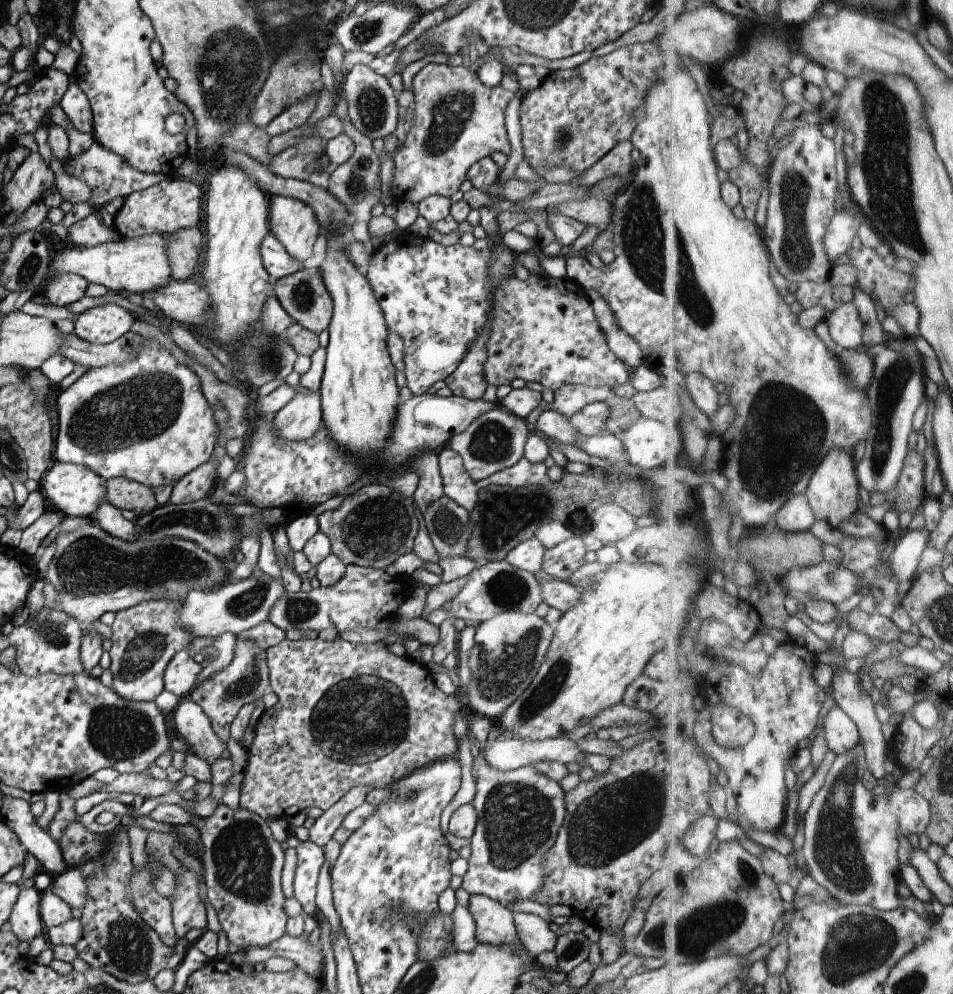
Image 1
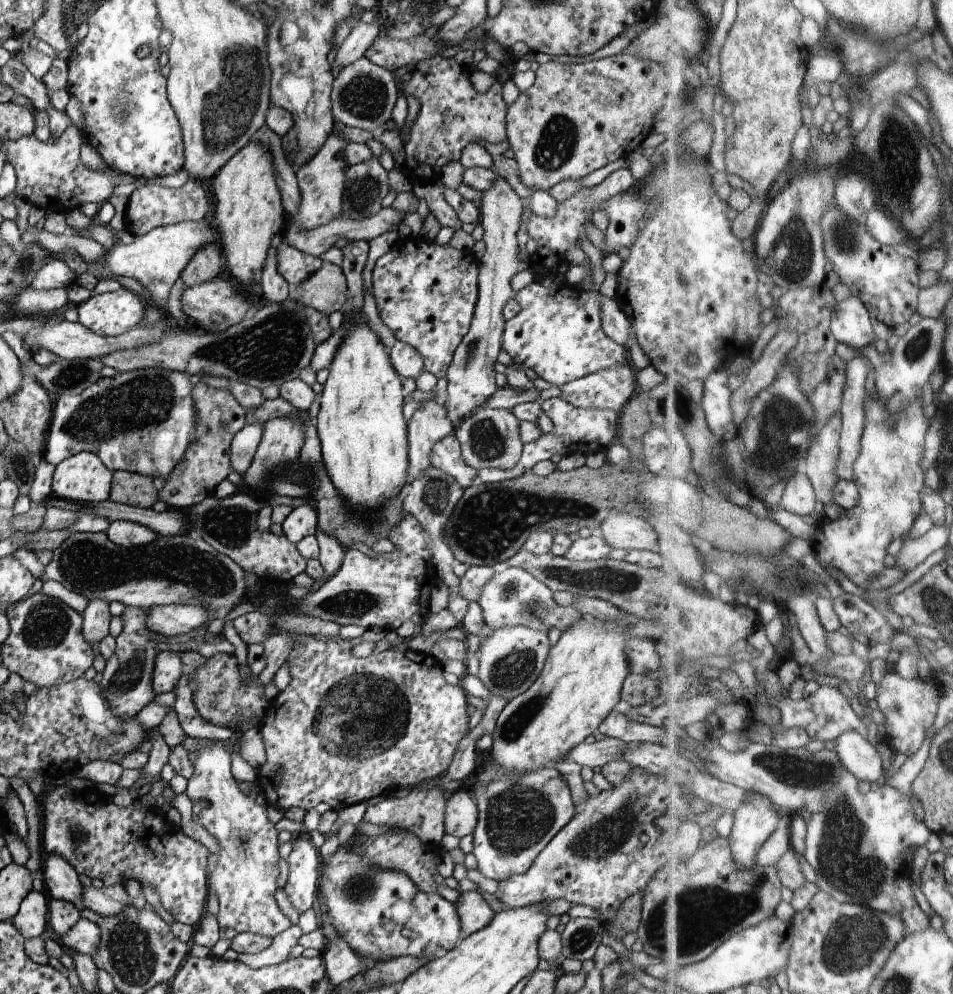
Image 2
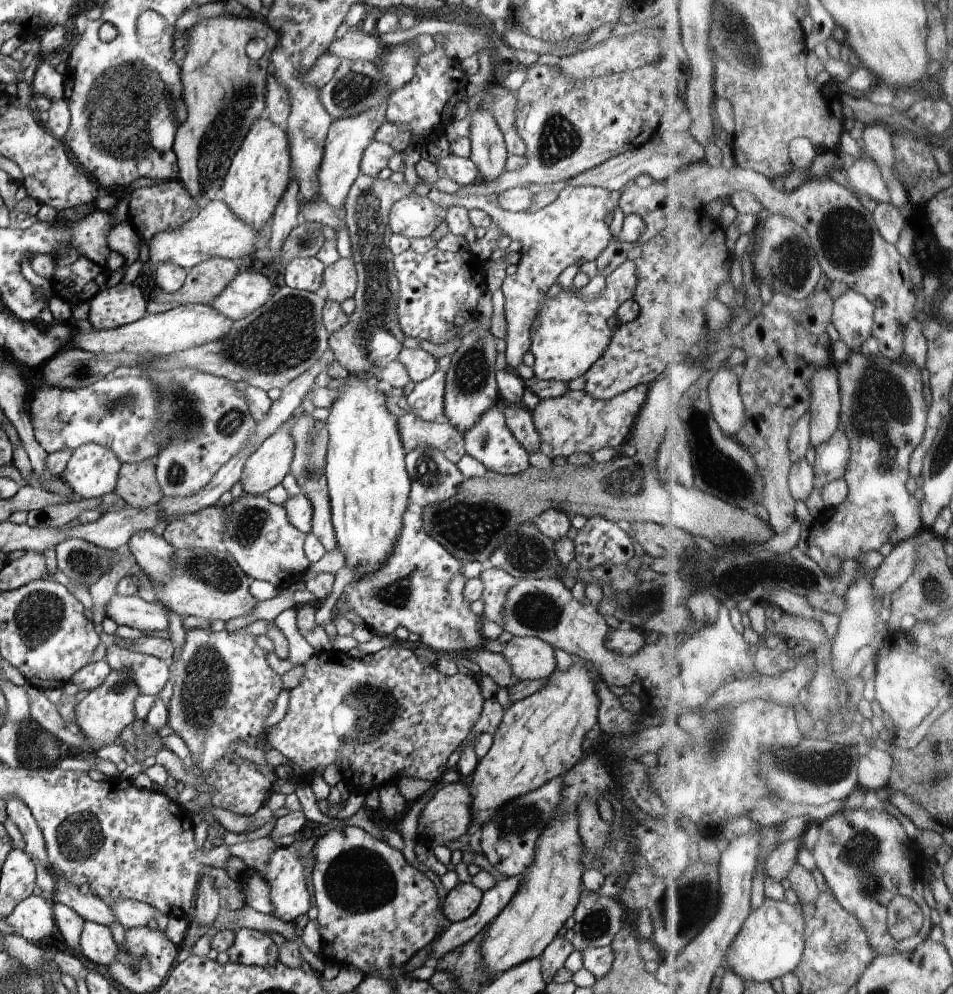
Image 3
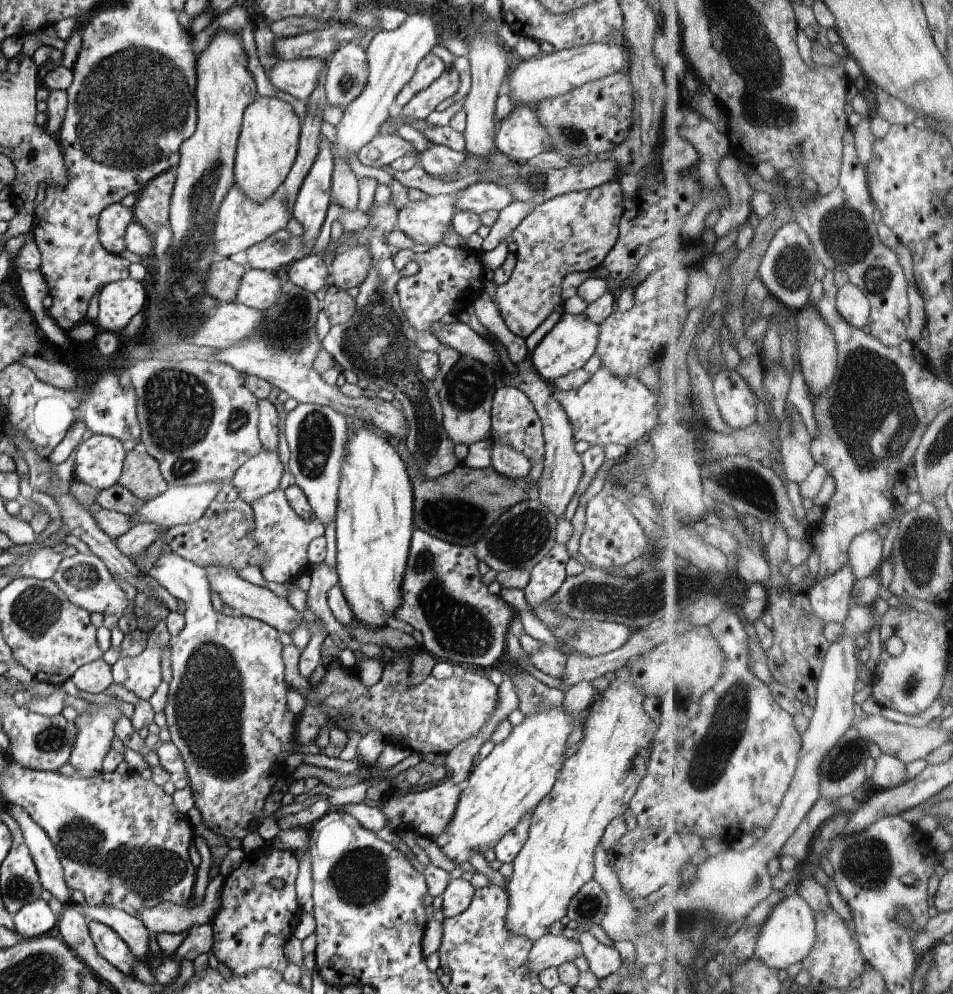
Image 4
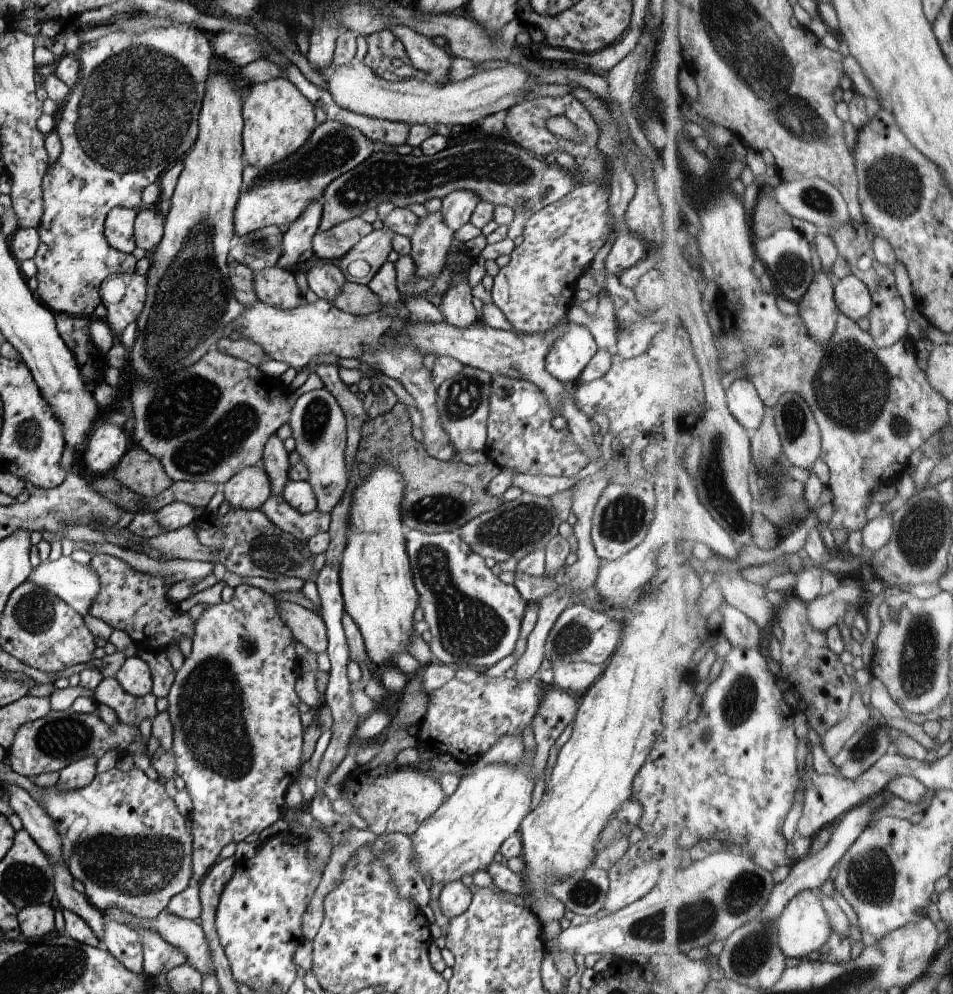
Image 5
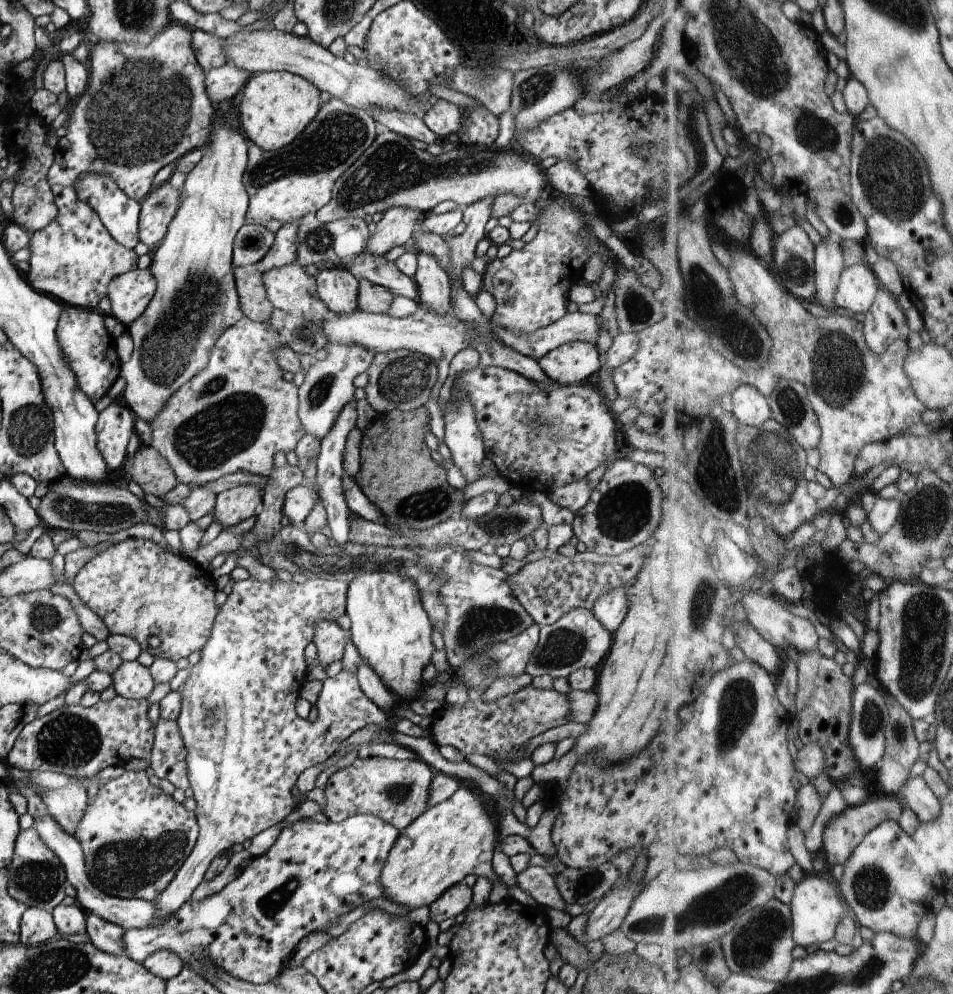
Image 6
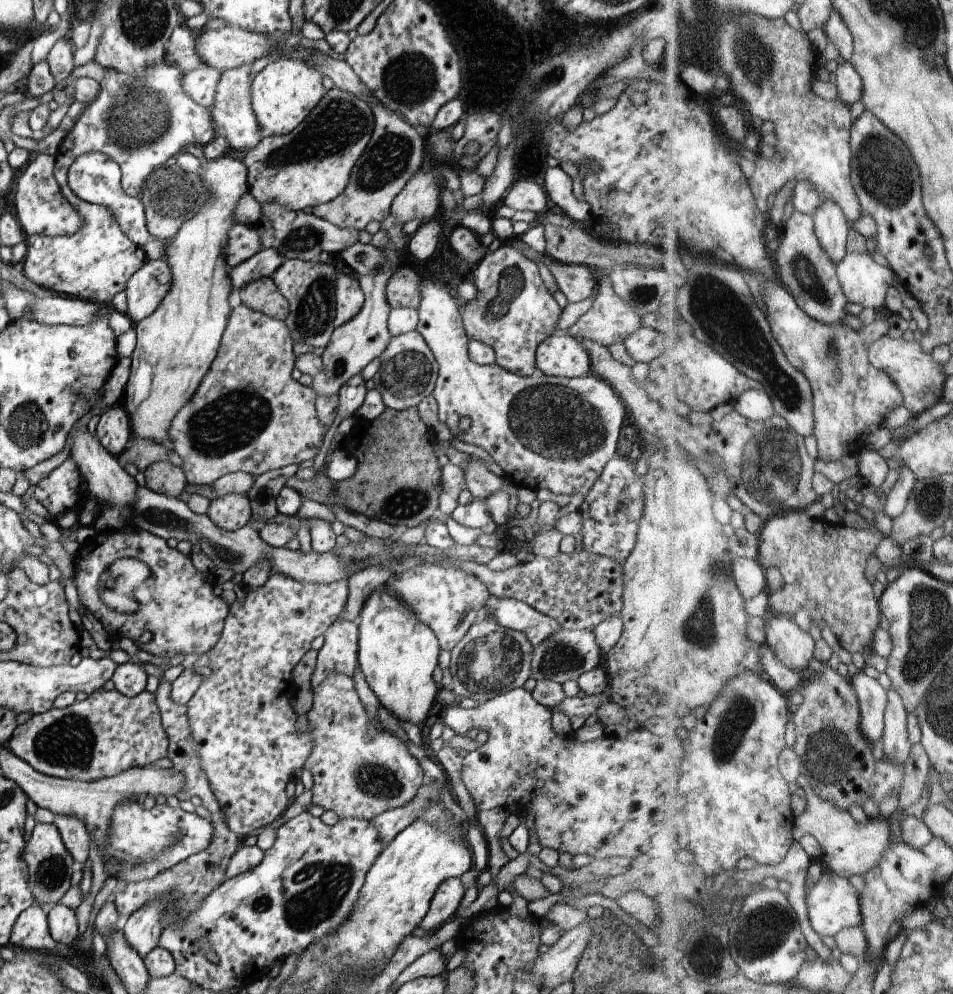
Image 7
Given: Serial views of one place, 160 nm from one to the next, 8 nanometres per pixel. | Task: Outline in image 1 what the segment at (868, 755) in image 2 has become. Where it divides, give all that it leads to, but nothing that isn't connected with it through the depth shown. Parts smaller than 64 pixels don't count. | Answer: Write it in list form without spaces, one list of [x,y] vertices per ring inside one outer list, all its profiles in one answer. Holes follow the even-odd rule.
[[[838,704],[828,713],[823,727],[831,750],[837,755],[852,752],[863,740],[858,722]]]

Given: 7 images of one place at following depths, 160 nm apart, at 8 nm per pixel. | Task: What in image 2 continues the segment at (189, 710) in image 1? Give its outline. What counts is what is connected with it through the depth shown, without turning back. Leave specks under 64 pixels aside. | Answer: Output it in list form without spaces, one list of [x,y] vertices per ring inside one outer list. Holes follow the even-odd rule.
[[[233,739],[230,741],[222,741],[222,740],[211,740],[209,744],[201,748],[200,750],[194,751],[198,752],[198,757],[194,762],[194,773],[190,779],[187,780],[187,788],[185,790],[186,794],[192,800],[192,802],[196,799],[204,799],[208,802],[208,805],[203,808],[199,813],[199,821],[204,828],[218,840],[218,844],[220,845],[220,854],[218,864],[216,864],[216,869],[210,874],[207,880],[209,882],[208,888],[210,888],[211,892],[214,891],[219,901],[219,912],[217,914],[217,921],[219,922],[219,935],[220,938],[227,938],[228,940],[232,940],[237,934],[240,933],[254,933],[263,937],[270,937],[273,939],[279,932],[286,930],[294,921],[289,915],[285,915],[282,913],[281,909],[276,904],[276,898],[274,897],[274,893],[276,892],[276,880],[278,878],[278,870],[276,868],[276,860],[280,857],[278,854],[278,834],[279,831],[274,827],[274,823],[268,820],[267,810],[264,810],[262,806],[259,806],[254,801],[254,798],[250,798],[248,795],[245,795],[239,789],[238,783],[236,783],[236,779],[231,771],[232,766],[232,758],[231,758],[231,750],[234,743],[236,743],[238,739]]]

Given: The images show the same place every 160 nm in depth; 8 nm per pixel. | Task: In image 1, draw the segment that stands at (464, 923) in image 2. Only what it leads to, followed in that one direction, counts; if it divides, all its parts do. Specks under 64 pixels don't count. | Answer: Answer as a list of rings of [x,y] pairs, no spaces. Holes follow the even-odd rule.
[[[474,894],[470,896],[468,907],[472,914],[477,943],[516,944],[518,950],[524,950],[514,924],[514,913],[501,902],[494,901],[488,896]]]

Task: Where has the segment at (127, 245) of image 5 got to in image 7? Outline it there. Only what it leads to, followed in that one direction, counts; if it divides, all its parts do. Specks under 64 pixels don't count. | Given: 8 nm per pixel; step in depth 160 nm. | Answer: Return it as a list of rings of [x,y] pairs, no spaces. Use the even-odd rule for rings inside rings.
[[[88,151],[78,155],[70,165],[67,179],[72,192],[77,194],[78,198],[110,209],[115,214],[120,228],[132,242],[143,247],[146,242],[154,238],[147,227],[143,202],[139,197],[130,197],[125,193],[119,164],[107,154]]]

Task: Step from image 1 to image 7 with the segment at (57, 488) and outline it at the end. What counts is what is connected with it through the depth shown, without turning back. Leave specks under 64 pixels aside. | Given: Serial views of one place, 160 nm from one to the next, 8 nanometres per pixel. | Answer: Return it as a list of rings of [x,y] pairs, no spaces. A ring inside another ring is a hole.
[[[121,403],[110,407],[100,415],[94,433],[100,444],[111,454],[119,457],[132,438],[130,414]]]

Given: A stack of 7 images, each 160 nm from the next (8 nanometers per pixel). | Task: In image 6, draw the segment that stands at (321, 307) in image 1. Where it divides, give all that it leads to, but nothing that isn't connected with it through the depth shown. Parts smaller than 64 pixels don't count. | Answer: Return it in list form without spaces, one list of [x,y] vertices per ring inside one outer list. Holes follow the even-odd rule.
[[[407,206],[389,208],[376,223],[376,231],[369,238],[366,251],[373,255],[385,255],[391,248],[404,245],[413,238],[414,227],[422,213]]]

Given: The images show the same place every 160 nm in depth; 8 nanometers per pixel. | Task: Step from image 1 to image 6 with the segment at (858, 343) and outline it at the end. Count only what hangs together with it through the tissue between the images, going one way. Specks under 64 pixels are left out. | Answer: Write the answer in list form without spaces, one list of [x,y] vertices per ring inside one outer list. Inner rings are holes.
[[[870,263],[849,266],[844,271],[843,283],[835,302],[850,312],[867,313],[875,305],[882,286],[883,282]]]

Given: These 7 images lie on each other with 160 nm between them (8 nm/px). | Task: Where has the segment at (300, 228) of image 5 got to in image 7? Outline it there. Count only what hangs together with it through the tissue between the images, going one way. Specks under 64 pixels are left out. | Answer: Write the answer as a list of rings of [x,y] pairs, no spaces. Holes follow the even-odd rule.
[[[260,249],[236,266],[229,267],[229,277],[232,281],[231,290],[238,292],[249,282],[259,278],[271,277],[284,262],[283,256],[277,249]]]

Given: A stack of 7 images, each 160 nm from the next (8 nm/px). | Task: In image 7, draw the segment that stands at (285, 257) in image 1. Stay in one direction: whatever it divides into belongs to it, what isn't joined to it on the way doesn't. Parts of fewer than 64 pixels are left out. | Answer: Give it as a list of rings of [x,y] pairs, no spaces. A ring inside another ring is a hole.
[[[339,274],[336,279],[335,326],[342,326],[352,320],[360,312],[364,301],[358,277],[354,274]]]

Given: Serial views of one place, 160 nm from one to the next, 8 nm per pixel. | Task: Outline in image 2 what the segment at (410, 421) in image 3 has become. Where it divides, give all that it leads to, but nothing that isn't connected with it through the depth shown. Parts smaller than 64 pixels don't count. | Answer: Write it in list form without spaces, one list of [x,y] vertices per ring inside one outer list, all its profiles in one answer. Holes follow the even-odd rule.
[[[455,432],[443,436],[430,451],[431,464],[453,476],[462,490],[473,485],[477,470],[464,462],[461,446]]]

